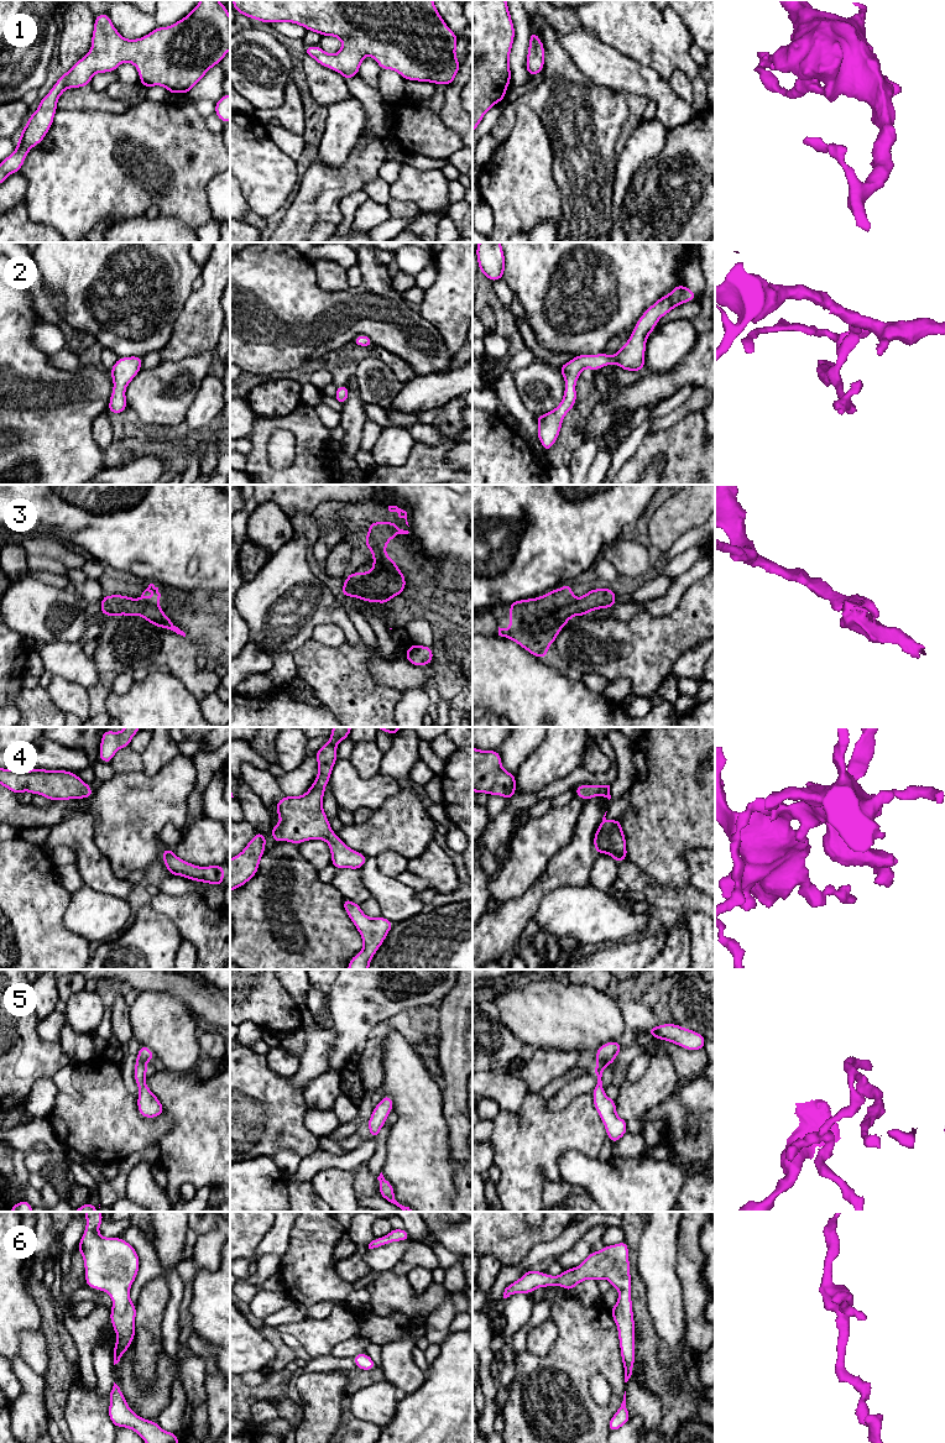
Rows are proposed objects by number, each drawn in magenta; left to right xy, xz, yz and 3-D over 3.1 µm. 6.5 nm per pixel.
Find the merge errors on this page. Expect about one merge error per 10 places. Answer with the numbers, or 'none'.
none

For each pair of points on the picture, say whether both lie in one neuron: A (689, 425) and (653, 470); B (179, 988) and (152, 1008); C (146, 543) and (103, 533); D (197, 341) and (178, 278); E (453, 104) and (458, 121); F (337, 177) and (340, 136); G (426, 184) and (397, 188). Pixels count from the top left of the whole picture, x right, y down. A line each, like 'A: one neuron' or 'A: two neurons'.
A: two neurons
B: two neurons
C: one neuron
D: two neurons
E: one neuron
F: two neurons
G: one neuron

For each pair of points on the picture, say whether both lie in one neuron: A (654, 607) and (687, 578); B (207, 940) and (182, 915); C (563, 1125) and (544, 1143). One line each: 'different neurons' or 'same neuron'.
A: same neuron
B: same neuron
C: same neuron

